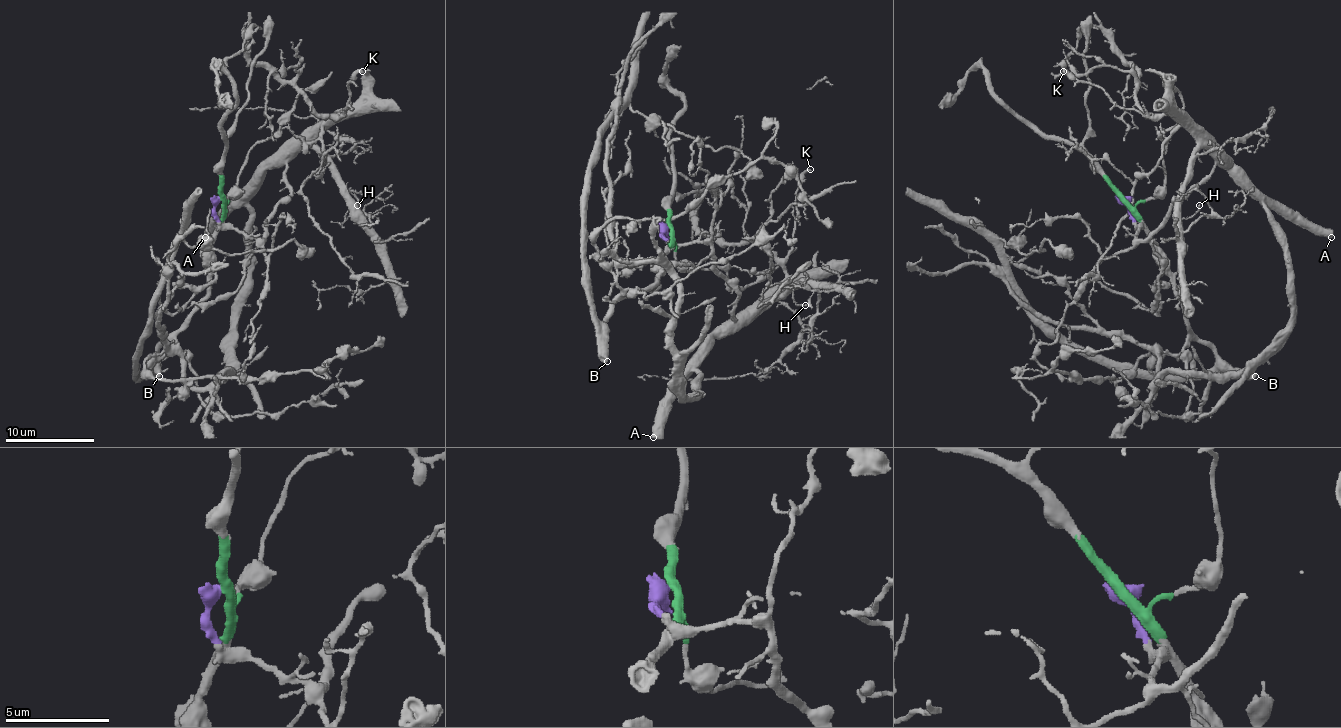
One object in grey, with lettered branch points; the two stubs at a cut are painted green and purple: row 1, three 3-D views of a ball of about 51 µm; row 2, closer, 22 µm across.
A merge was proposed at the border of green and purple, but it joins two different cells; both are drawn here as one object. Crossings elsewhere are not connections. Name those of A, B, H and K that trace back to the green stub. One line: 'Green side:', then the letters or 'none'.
Green side: B

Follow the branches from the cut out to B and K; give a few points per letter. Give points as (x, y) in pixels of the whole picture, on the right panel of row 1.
B: (1122, 198), (1142, 227), (1153, 258), (1171, 278), (1173, 294), (1191, 330), (1233, 368), (1256, 377)
K: (1122, 198), (1144, 240), (1215, 158), (1171, 116), (1124, 109), (1099, 87), (1064, 71)

